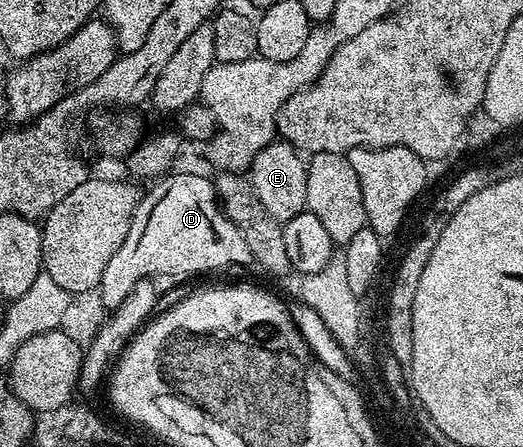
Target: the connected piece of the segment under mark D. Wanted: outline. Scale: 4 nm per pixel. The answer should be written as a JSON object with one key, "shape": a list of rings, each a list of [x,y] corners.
{"shape":[[[168,173],[154,183],[151,191],[144,193],[135,208],[129,234],[117,252],[110,257],[105,276],[101,276],[99,290],[107,308],[119,306],[134,285],[142,278],[154,279],[157,274],[203,274],[206,270],[223,270],[226,266],[251,266],[253,259],[249,244],[237,228],[225,217],[217,201],[212,179],[199,174]]]}

